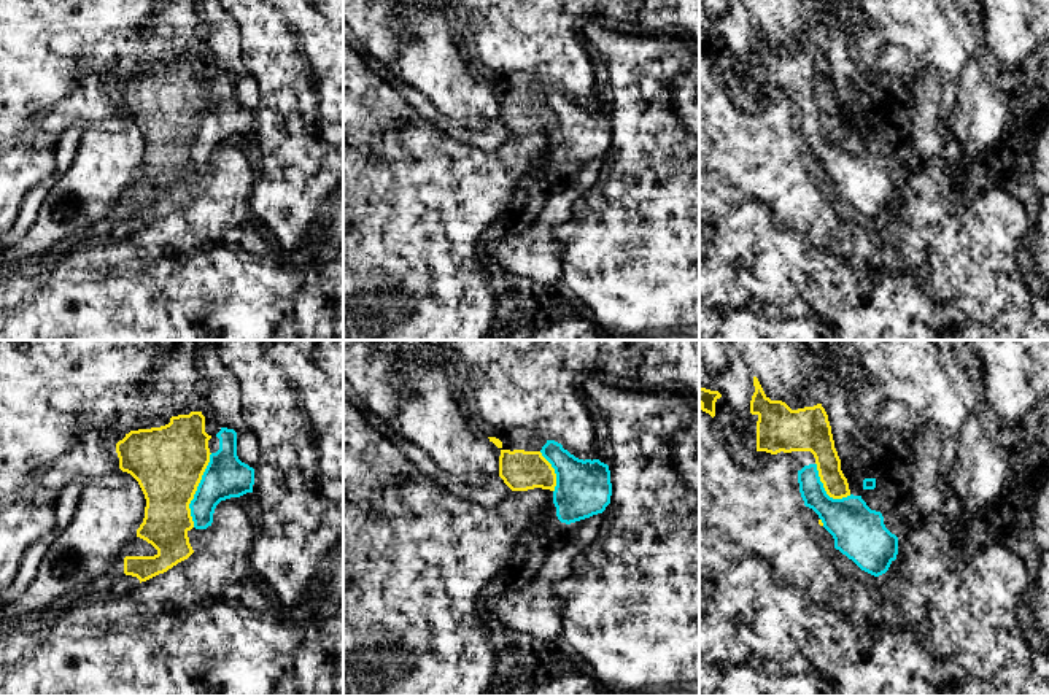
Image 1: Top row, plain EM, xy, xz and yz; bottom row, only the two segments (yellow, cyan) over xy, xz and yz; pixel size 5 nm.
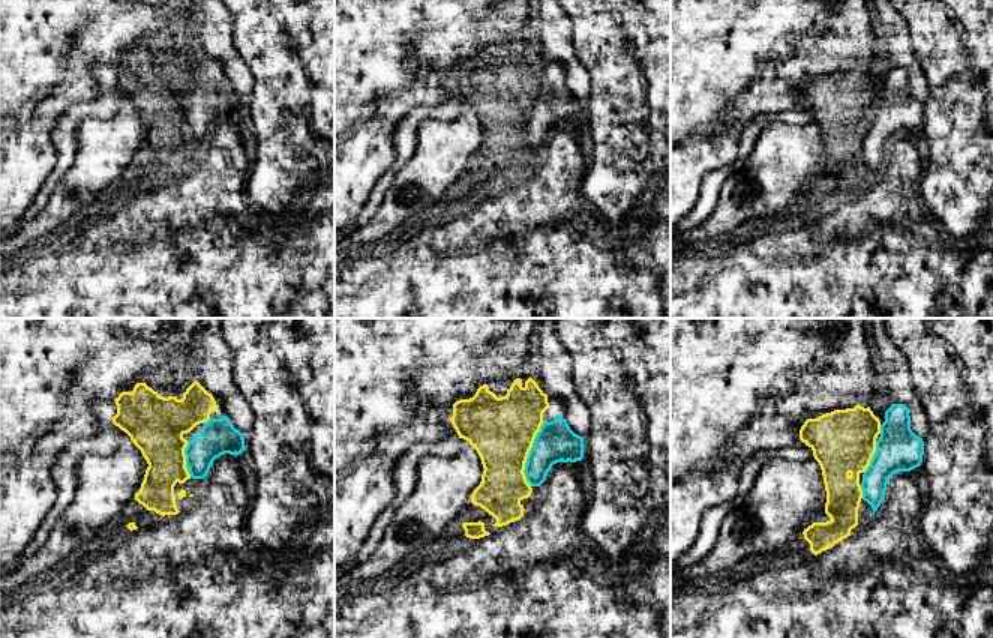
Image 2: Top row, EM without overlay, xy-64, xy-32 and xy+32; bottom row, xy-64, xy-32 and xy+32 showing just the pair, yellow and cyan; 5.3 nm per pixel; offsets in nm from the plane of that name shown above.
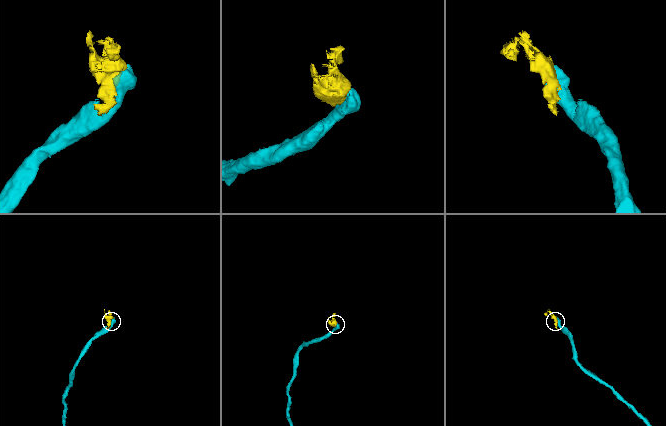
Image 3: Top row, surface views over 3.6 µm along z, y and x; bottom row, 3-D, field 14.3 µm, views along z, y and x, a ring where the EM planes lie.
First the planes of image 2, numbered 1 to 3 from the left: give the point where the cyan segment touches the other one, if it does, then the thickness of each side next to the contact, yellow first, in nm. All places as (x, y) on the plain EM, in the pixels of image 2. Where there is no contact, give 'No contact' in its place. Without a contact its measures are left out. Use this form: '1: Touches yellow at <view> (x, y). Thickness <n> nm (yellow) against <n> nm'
1: Touches yellow at xy-64 (185, 123). Thickness 300 nm (yellow) against 190 nm
2: Touches yellow at xy-32 (528, 116). Thickness 360 nm (yellow) against 220 nm
3: Touches yellow at xy+32 (872, 120). Thickness 340 nm (yellow) against 240 nm

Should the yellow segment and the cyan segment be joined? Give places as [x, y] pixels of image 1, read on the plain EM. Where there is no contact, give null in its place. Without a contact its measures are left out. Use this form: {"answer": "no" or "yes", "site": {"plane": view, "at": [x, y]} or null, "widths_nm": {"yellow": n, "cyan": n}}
{"answer": "yes", "site": {"plane": "xy", "at": [196, 134]}, "widths_nm": {"yellow": 360, "cyan": 220}}

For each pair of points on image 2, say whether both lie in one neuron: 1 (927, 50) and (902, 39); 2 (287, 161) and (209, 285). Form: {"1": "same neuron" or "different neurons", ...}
{"1": "different neurons", "2": "different neurons"}

